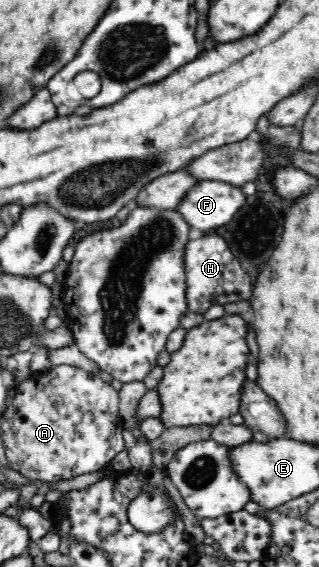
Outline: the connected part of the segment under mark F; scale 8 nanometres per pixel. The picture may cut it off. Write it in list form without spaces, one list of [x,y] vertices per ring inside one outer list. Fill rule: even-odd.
[[[202,180],[186,193],[177,209],[195,234],[203,234],[230,221],[246,198],[240,187]]]

